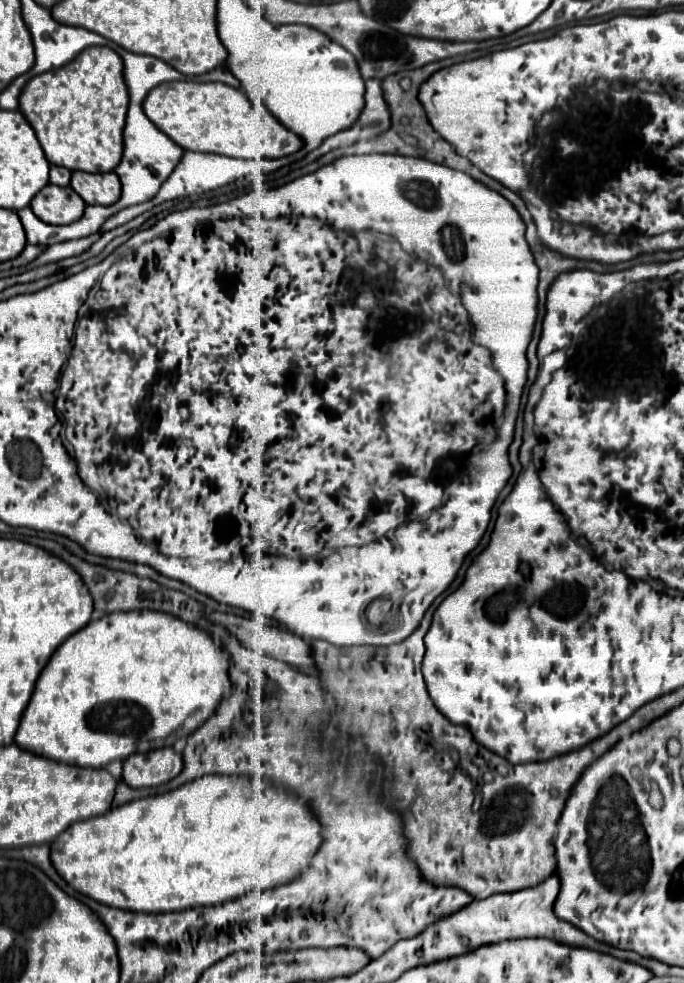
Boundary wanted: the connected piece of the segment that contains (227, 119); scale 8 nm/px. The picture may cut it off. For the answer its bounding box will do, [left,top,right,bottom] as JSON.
[144,82,304,158]

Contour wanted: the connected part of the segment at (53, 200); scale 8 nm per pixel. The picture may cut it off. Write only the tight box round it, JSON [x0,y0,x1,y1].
[30,184,86,224]

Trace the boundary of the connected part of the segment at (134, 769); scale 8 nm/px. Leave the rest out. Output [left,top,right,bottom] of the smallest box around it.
[122,748,184,788]

